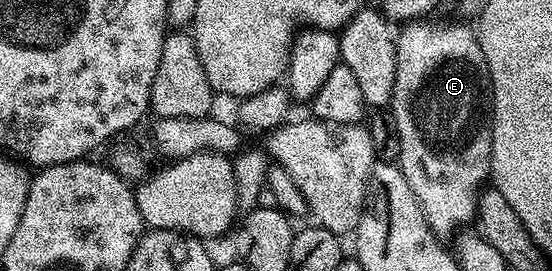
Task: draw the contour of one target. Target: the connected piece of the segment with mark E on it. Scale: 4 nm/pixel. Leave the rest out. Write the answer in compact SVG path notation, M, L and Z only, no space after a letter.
M431 20L406 23L395 38L397 72L389 112L397 120L397 133L401 135L399 171L409 180L429 228L440 240L447 240L462 231L466 222L476 221L479 191L491 173L491 77L476 31L470 30L466 21L427 21Z

